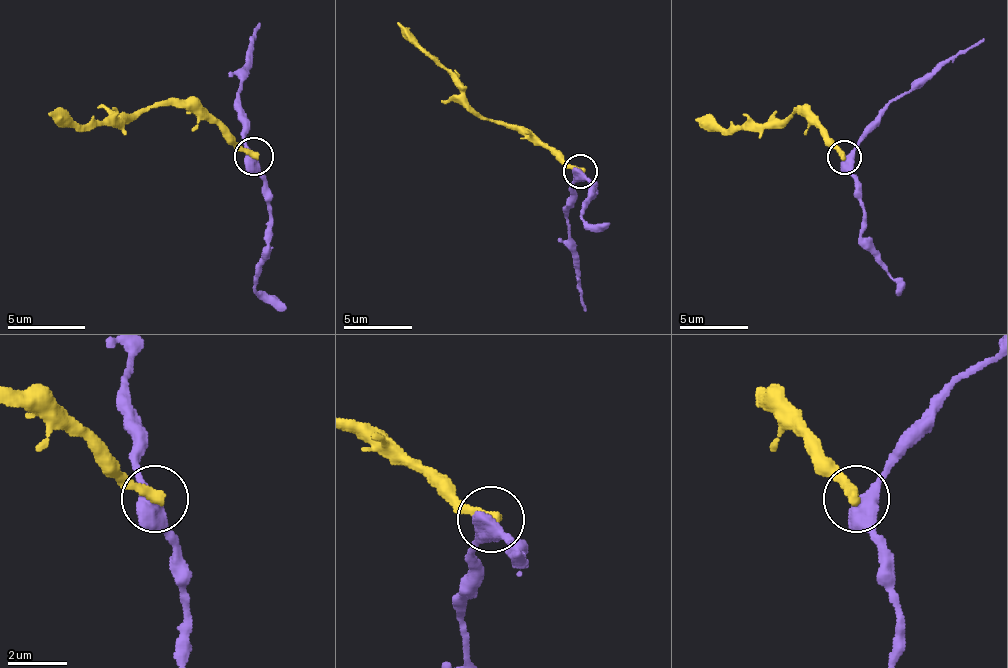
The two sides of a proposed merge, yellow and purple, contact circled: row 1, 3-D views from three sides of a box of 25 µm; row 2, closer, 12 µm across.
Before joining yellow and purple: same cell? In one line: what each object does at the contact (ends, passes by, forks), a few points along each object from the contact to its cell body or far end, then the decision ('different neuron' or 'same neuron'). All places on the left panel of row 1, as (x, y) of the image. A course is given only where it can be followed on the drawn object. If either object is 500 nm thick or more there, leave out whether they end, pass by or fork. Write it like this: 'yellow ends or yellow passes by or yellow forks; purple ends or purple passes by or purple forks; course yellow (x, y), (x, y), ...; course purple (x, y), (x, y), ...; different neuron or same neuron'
course yellow (254, 157), (185, 107), (146, 107), (84, 126), (65, 126), (50, 110); course purple (254, 157), (239, 91), (258, 22); different neuron

